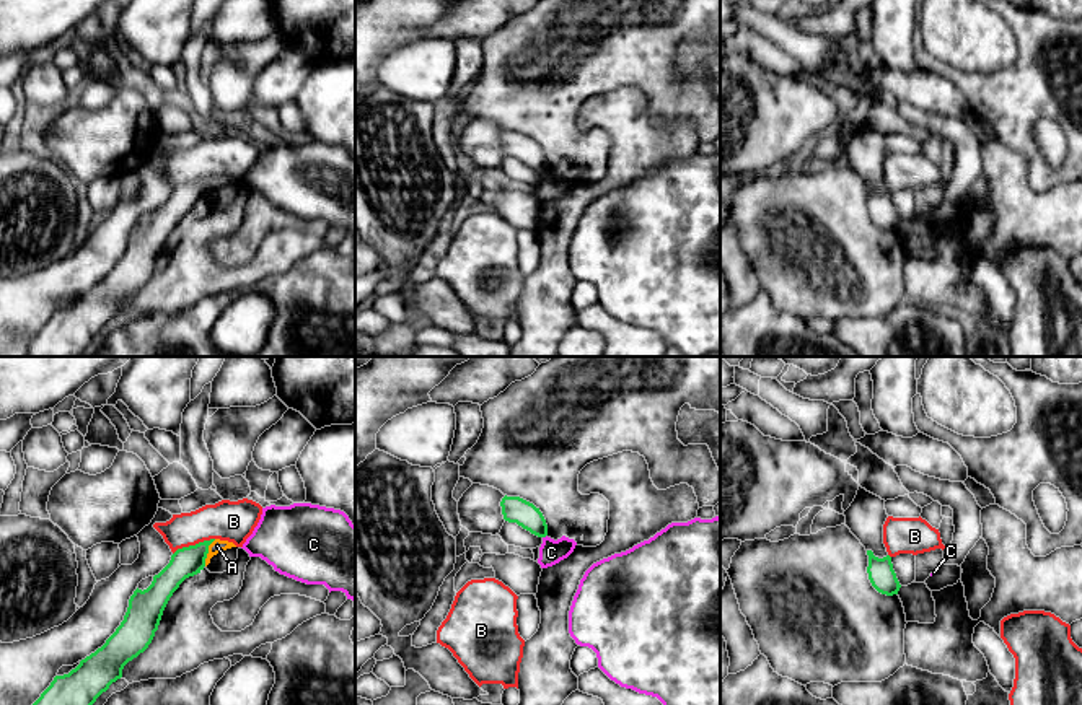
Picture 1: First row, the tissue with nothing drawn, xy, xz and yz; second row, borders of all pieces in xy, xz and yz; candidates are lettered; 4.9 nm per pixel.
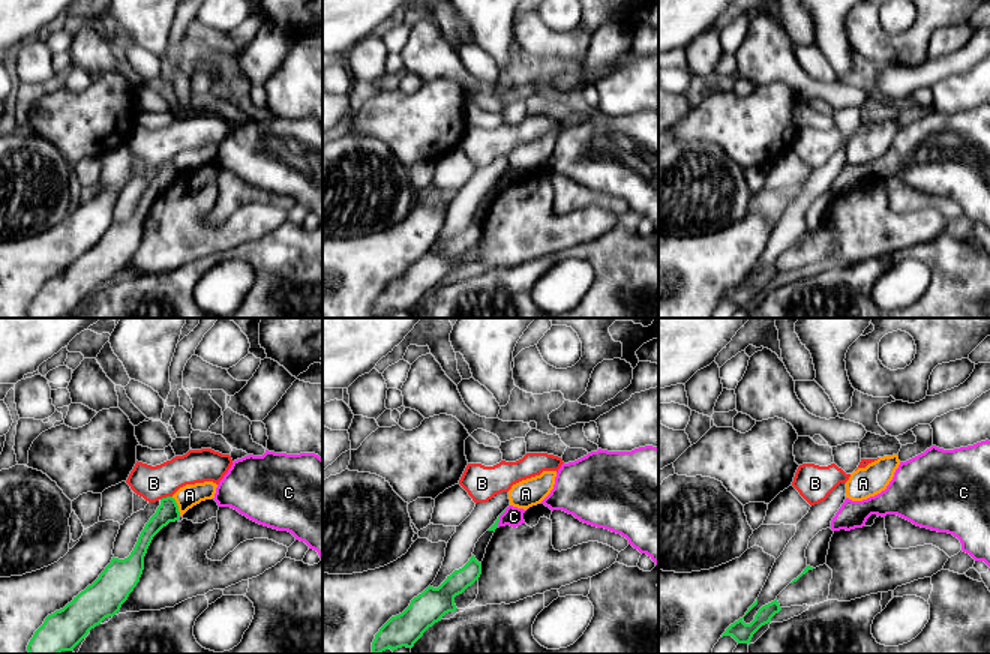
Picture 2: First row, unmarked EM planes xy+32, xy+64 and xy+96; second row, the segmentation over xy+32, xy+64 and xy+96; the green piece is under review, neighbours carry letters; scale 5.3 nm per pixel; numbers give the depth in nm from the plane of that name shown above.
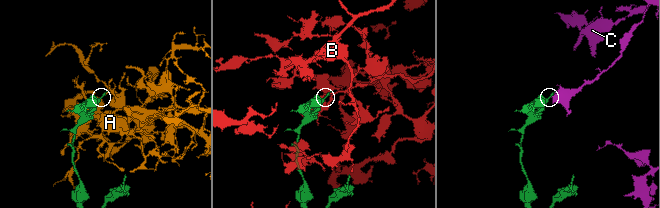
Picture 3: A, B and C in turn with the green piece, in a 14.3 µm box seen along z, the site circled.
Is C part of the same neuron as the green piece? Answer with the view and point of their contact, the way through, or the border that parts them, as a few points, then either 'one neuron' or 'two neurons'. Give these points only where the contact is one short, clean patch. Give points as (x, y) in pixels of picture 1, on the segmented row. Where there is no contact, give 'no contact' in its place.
xz (545, 536) | along xz (546, 534), (543, 538) | two neurons

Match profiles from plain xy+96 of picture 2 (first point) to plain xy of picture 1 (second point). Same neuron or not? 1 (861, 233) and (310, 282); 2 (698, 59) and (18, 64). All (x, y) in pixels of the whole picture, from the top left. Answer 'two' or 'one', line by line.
1: two
2: two

